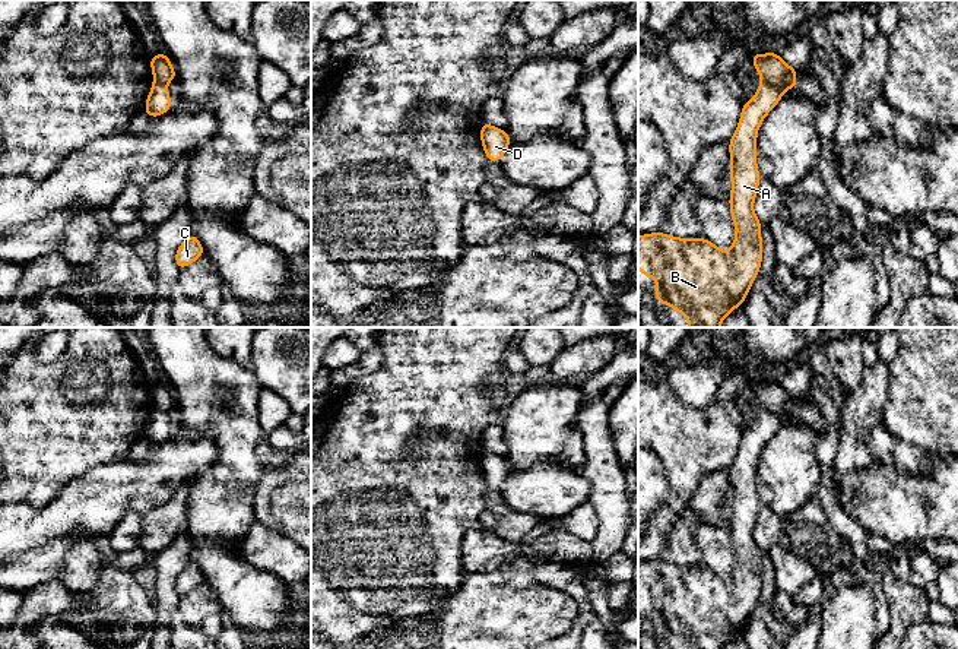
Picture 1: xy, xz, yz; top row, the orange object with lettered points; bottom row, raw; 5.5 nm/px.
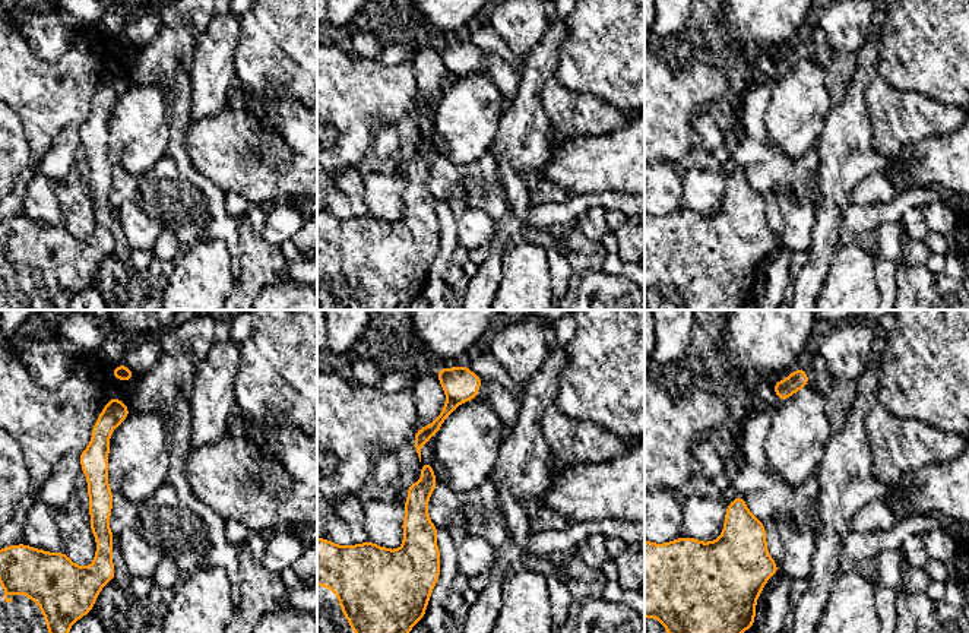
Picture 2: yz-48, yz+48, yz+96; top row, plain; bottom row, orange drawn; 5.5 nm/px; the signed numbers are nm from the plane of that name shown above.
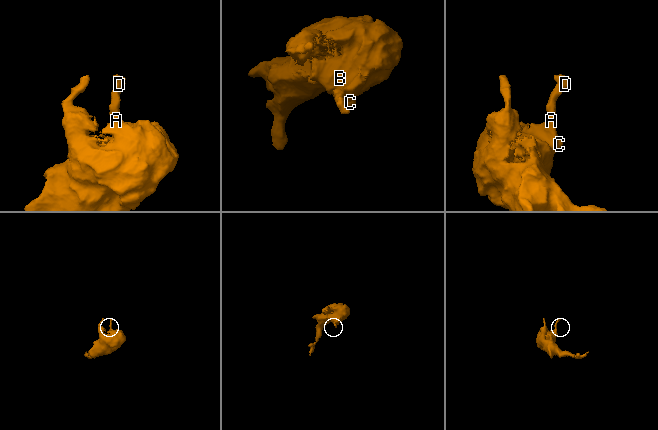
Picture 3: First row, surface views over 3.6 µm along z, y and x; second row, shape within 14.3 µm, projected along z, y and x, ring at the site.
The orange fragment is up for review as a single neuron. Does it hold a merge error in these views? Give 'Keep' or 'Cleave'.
Cleave

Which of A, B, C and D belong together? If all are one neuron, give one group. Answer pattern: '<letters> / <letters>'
A B C / D

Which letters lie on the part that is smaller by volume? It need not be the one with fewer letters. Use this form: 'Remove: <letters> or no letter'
Remove: D

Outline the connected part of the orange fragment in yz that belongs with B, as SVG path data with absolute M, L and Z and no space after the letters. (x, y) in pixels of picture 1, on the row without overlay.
M761 408L751 428L742 433L739 452L729 469L732 519L730 542L736 561L729 579L720 577L707 566L679 566L660 558L638 564L638 596L657 611L654 626L659 631L670 631L688 649L723 649L748 624L762 589L761 548L754 539L759 513L756 493L756 463L767 441L781 428L783 420Z

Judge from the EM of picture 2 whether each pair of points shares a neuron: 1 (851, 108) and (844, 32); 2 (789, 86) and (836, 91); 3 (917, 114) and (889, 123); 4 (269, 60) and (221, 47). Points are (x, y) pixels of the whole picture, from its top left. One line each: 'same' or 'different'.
1: different
2: different
3: same
4: different

